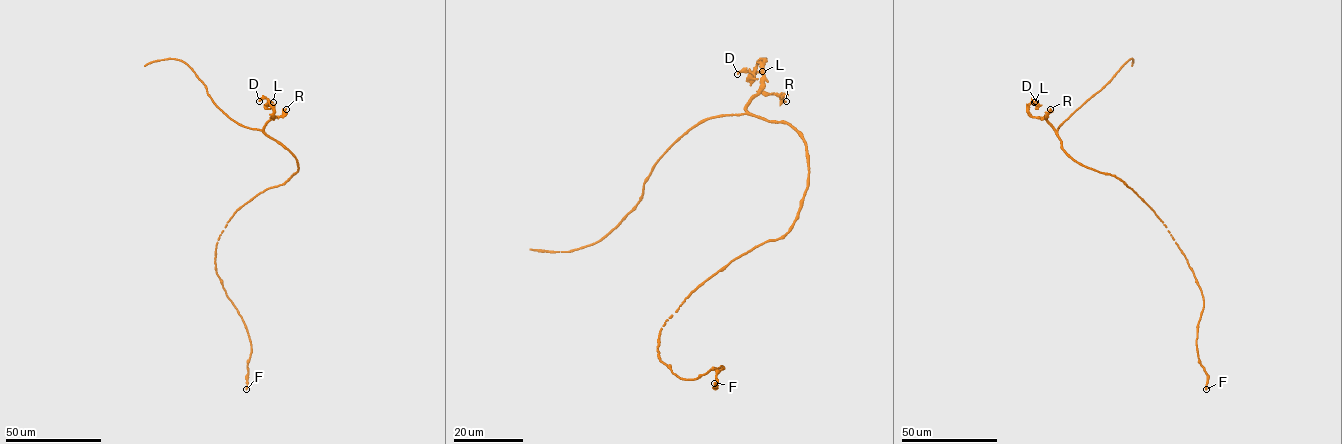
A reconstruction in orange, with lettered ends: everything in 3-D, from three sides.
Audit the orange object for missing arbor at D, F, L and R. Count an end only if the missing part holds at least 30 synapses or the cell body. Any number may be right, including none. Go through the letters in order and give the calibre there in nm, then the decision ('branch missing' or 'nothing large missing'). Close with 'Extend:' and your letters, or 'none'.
D: calibre 240 nm; nothing large missing
F: calibre 340 nm; nothing large missing
L: calibre 180 nm; nothing large missing
R: calibre 160 nm; nothing large missing
Extend: none

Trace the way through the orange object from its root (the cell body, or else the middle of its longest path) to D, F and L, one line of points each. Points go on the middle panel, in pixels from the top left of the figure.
D: (787, 232), (808, 185), (806, 143), (788, 124), (746, 110), (760, 90), (763, 60), (752, 71), (737, 74)
F: (787, 232), (753, 247), (703, 281), (661, 329), (660, 360), (687, 380), (722, 367), (714, 383)
L: (787, 232), (808, 185), (809, 155), (788, 124), (746, 110), (760, 90), (761, 60), (756, 70), (762, 71)

